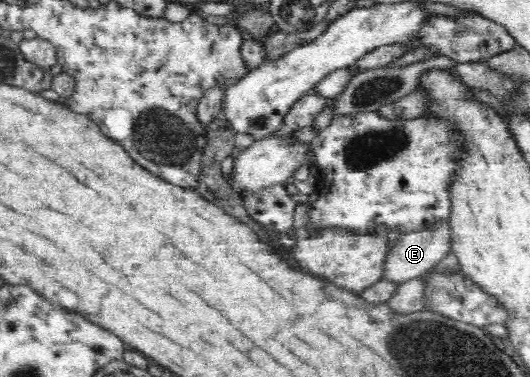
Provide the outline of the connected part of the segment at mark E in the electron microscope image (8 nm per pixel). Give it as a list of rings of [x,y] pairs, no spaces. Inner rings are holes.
[[[443,219],[421,230],[402,233],[395,240],[388,257],[386,257],[386,271],[384,271],[385,277],[383,279],[404,283],[424,276],[440,261],[446,259],[450,251],[452,251],[452,228],[450,228],[449,219]]]

